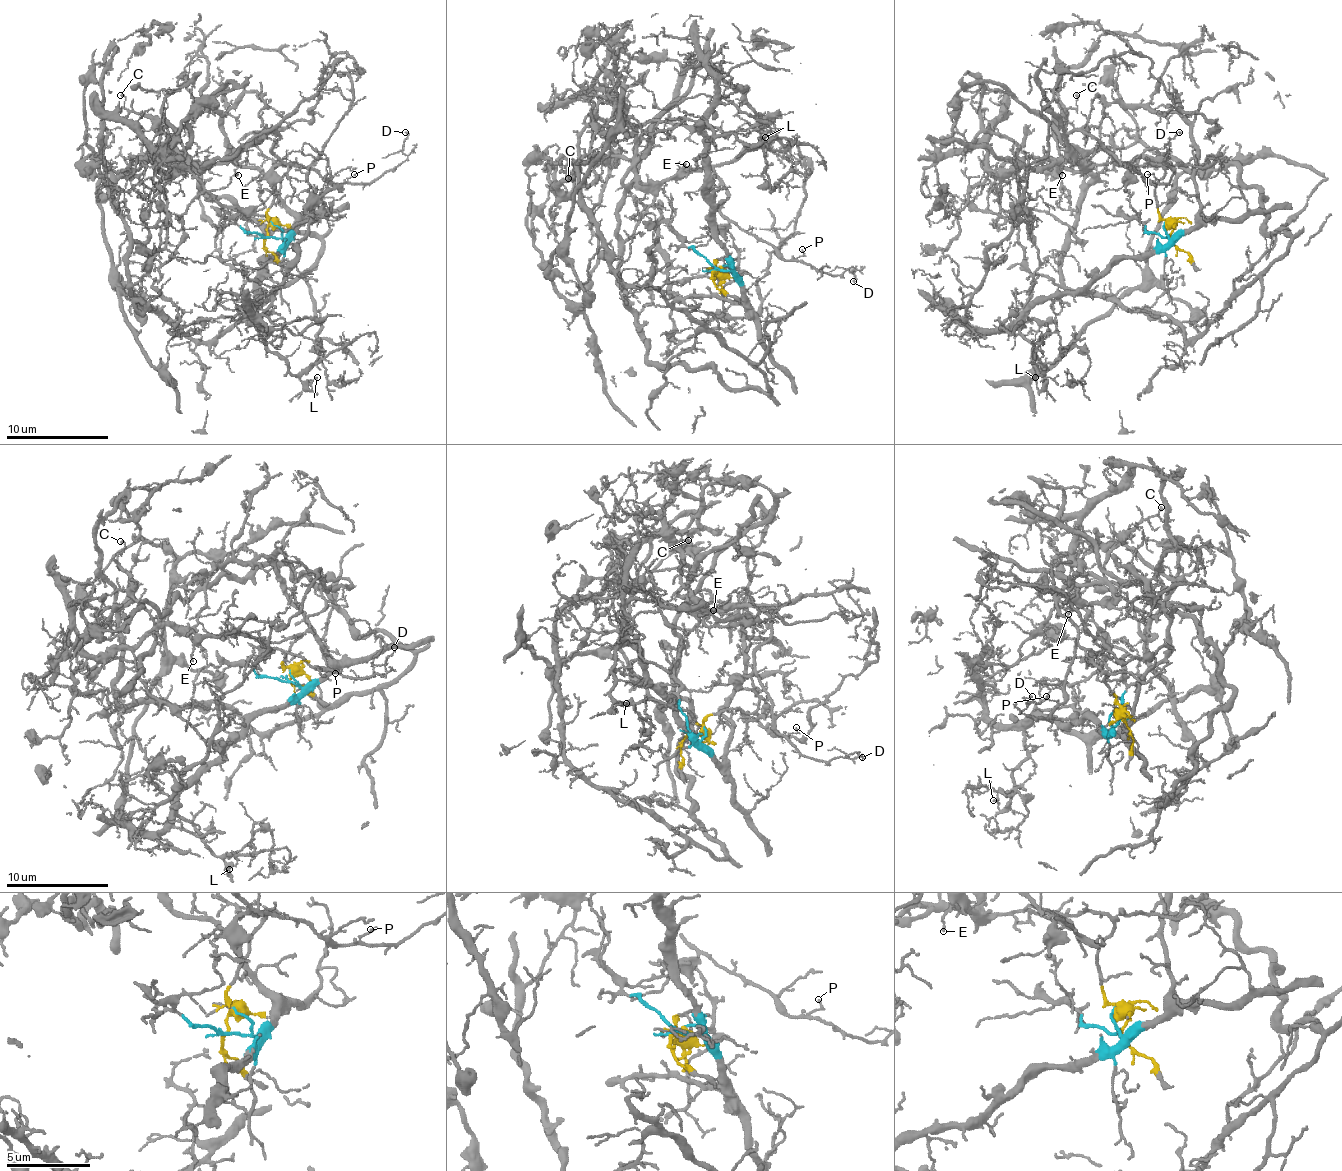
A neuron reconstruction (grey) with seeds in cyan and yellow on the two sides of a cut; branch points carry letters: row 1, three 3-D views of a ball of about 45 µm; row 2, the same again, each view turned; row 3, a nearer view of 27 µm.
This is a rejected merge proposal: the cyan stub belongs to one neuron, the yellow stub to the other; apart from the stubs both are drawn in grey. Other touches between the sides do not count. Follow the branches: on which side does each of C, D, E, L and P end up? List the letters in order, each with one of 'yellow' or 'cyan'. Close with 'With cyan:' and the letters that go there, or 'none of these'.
C: yellow
D: yellow
E: yellow
L: cyan
P: yellow
With cyan: L

